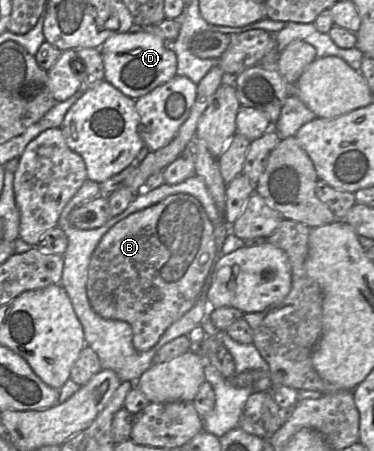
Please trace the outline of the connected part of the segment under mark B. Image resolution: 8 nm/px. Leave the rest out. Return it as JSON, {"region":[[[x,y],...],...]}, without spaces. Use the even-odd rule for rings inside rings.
{"region":[[[186,193],[172,194],[162,201],[119,221],[94,249],[87,278],[87,296],[92,309],[105,319],[126,321],[132,327],[133,346],[138,352],[151,349],[166,329],[188,312],[200,297],[219,257],[214,226],[202,204]]]}

